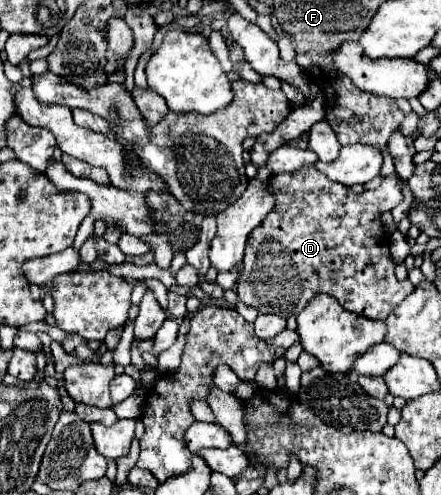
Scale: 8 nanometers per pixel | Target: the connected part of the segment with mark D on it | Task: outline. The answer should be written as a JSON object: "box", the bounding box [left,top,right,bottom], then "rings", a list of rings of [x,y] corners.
{"box":[236,166,414,320],"rings":[[[304,166],[292,174],[276,174],[268,180],[268,190],[274,194],[274,208],[266,220],[280,220],[280,240],[272,232],[272,250],[256,254],[256,266],[246,266],[240,272],[236,292],[240,302],[256,308],[262,314],[278,314],[282,318],[296,316],[306,302],[324,292],[334,296],[346,310],[354,314],[364,314],[370,320],[384,320],[398,302],[414,292],[414,284],[398,280],[394,276],[396,262],[390,258],[384,226],[380,222],[382,212],[392,210],[400,200],[400,184],[396,176],[386,176],[382,186],[376,190],[366,190],[356,194],[351,188],[344,188],[338,182],[330,182],[314,166]]]}

